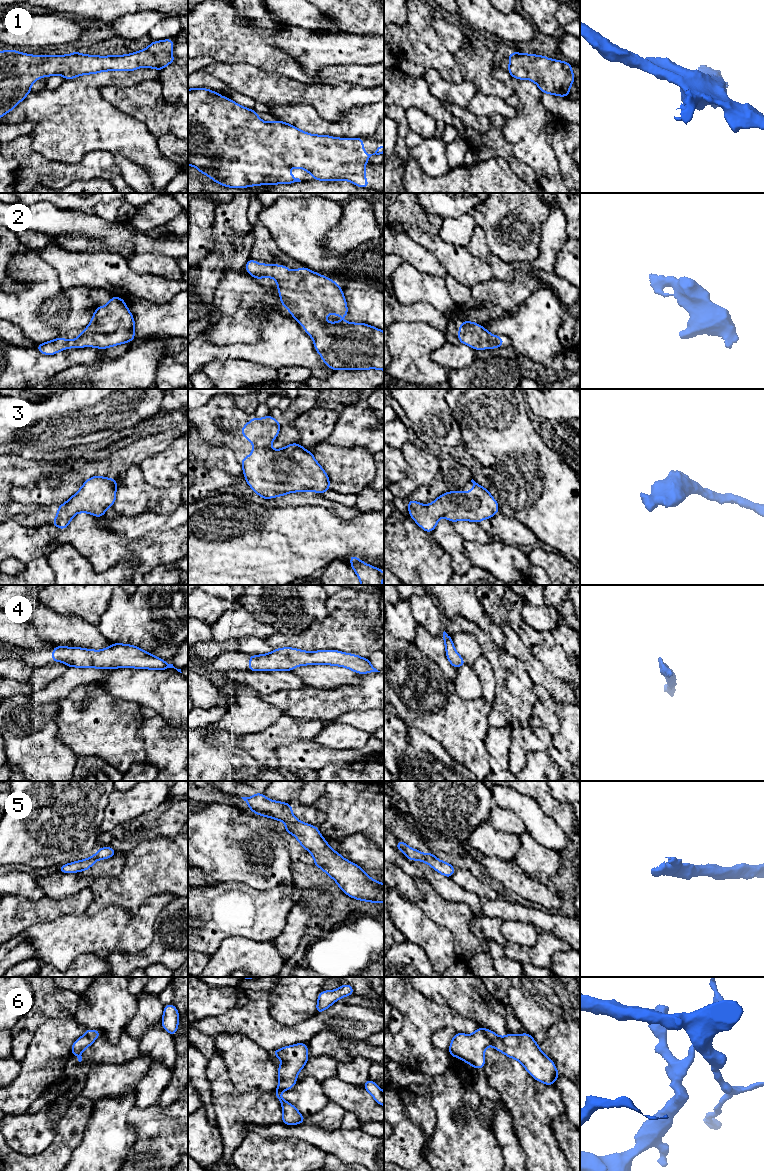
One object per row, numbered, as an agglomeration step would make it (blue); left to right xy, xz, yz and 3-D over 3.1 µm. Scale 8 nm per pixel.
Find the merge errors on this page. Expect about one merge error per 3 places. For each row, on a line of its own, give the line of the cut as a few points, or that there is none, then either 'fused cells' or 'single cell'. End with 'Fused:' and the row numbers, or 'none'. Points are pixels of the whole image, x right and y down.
1: no cut | single cell
2: no cut | single cell
3: no cut | single cell
4: no cut | single cell
5: no cut | single cell
6: no cut | single cell
Fused: none

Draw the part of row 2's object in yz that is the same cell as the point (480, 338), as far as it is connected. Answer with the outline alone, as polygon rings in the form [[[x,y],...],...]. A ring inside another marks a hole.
[[[463,321],[459,325],[458,339],[460,343],[467,344],[474,350],[502,347],[502,344],[505,342],[500,336],[489,333],[477,323]]]

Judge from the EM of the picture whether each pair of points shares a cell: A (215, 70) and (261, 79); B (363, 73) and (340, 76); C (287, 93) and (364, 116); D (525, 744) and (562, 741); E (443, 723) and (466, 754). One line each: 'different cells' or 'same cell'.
A: same cell
B: same cell
C: different cells
D: different cells
E: same cell

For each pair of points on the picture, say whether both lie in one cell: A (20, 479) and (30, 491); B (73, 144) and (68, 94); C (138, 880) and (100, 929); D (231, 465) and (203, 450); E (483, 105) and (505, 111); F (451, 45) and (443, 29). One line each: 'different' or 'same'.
A: different
B: same
C: different
D: same
E: same
F: same

